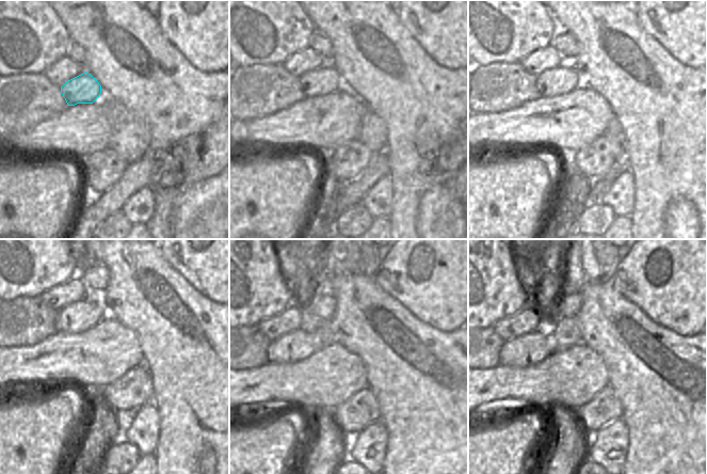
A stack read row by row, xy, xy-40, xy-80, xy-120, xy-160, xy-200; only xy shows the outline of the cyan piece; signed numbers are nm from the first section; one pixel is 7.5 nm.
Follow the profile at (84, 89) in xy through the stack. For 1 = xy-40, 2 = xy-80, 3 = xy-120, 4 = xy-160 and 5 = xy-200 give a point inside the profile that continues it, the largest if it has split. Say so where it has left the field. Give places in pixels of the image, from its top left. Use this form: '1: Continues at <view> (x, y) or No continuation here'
1: Continues at xy-40 (324, 80)
2: Continues at xy-80 (559, 80)
3: Continues at xy-120 (78, 317)
4: Continues at xy-160 (298, 345)
5: Continues at xy-200 (523, 351)

